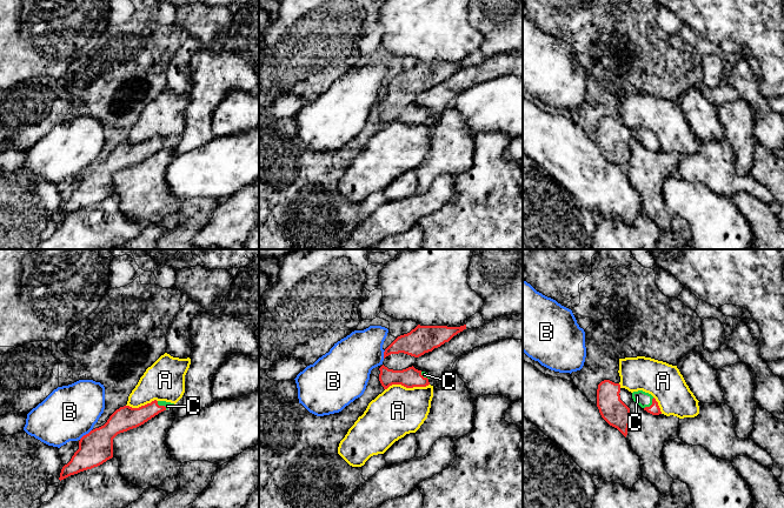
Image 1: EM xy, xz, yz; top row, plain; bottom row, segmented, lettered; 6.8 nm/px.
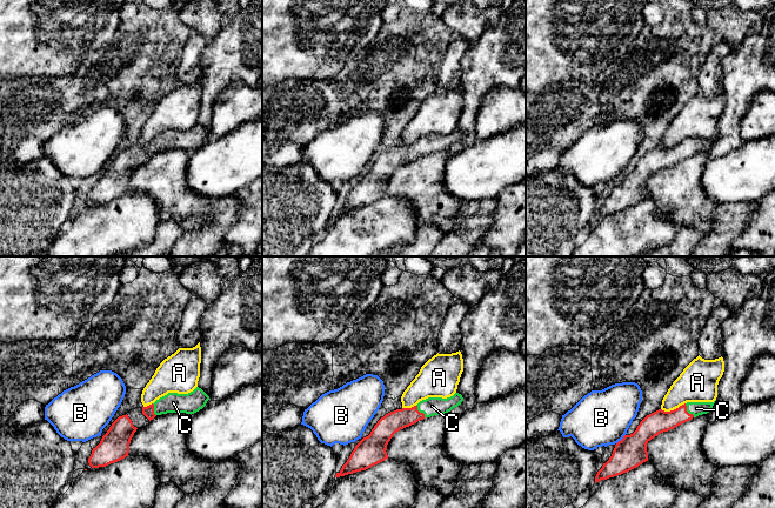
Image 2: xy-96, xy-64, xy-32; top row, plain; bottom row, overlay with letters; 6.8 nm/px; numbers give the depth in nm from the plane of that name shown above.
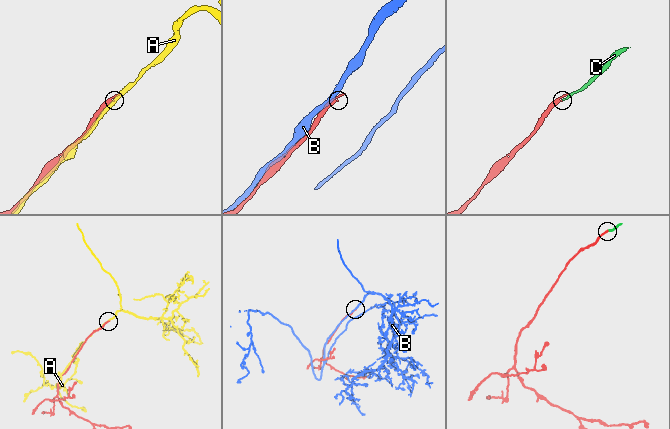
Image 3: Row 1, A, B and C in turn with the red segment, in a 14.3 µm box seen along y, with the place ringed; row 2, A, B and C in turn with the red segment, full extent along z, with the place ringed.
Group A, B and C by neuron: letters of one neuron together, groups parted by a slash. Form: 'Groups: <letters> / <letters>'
Groups: A / B / C

